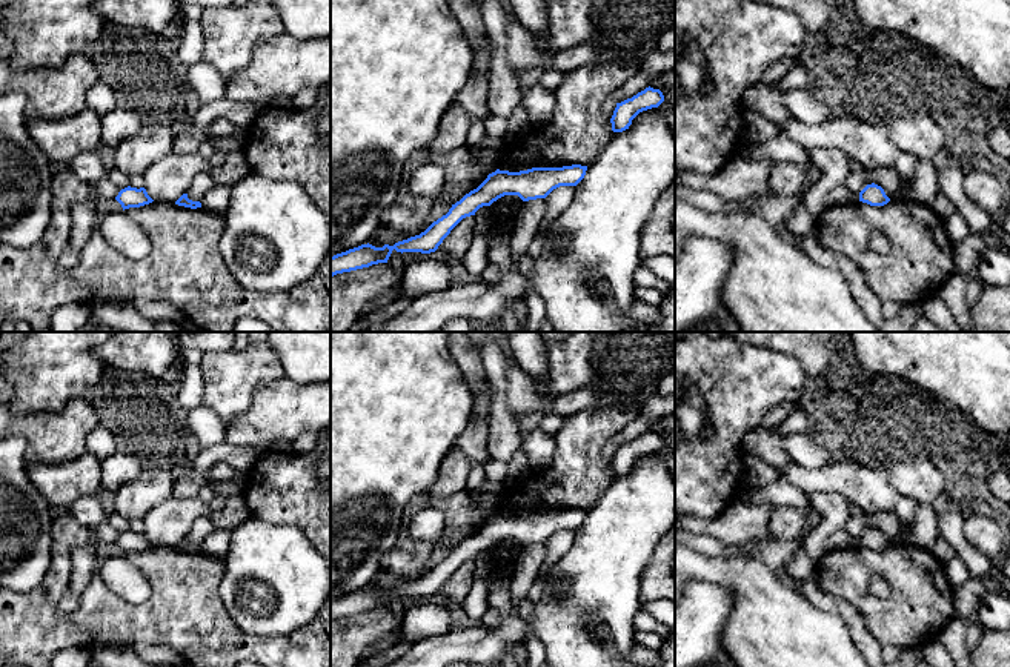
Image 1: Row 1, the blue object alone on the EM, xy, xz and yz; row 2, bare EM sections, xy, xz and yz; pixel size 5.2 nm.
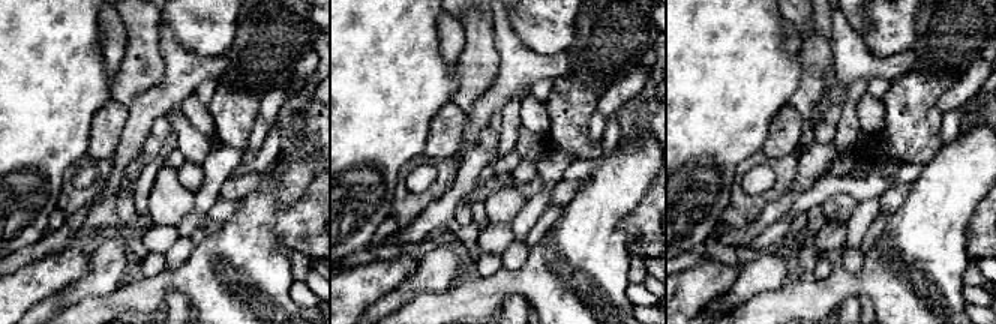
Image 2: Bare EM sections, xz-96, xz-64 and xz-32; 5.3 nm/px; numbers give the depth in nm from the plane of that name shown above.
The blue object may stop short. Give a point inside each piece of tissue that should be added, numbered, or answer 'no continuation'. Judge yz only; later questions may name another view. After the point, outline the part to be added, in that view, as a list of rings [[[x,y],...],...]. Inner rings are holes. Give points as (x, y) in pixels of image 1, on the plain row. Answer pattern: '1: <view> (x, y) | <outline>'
no continuation

